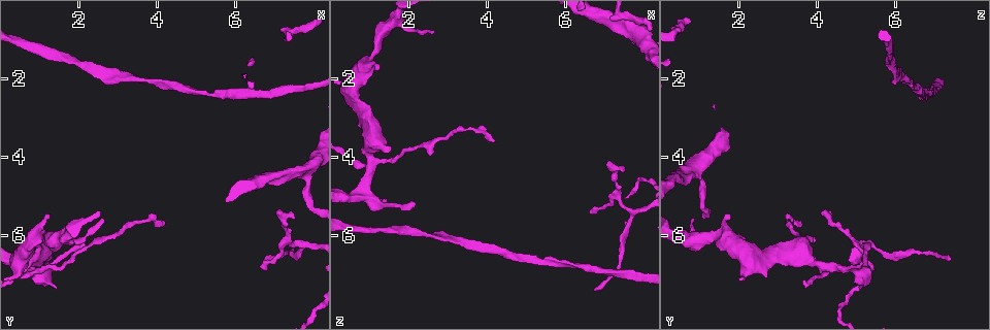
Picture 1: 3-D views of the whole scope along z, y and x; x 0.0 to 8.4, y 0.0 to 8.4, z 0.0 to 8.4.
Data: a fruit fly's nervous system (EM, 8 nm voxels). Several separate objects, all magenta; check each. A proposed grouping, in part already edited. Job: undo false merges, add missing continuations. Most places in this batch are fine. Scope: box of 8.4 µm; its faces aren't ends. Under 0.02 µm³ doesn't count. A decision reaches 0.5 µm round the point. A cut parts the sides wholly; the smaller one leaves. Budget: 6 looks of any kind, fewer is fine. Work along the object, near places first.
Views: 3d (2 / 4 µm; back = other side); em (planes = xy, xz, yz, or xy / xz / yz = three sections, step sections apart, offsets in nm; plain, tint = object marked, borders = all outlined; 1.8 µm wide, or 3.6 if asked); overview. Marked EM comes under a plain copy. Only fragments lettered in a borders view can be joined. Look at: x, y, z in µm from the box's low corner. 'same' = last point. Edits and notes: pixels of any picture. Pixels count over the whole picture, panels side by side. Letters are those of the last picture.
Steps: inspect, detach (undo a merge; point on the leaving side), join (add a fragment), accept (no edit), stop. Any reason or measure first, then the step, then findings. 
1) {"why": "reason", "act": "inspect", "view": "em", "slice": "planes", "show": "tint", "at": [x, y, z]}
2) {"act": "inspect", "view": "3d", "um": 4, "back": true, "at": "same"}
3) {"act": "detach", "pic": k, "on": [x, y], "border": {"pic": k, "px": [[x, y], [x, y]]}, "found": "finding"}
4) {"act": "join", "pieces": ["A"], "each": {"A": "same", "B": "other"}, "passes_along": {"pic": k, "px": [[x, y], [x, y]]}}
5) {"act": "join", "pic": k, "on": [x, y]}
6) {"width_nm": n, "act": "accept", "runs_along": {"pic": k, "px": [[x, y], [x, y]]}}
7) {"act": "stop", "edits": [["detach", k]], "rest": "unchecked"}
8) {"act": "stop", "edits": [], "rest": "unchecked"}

{"why": "thick end", "act": "inspect", "view": "3d", "um": 2, "back": true, "at": [1.20, 5.45, 1.85]}

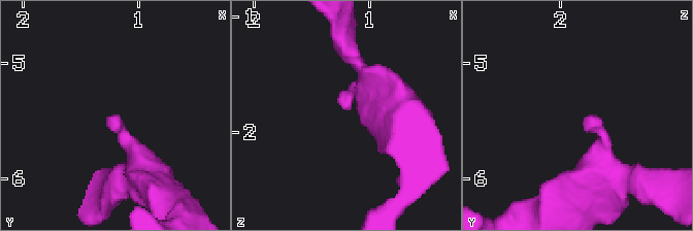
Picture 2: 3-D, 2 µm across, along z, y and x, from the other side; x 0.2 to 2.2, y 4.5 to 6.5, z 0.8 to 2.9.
{"why": "need the tissue", "act": "inspect", "view": "em", "um": 3.6, "slice": "planes", "show": "tint", "at": [1.18, 5.50, 1.78]}

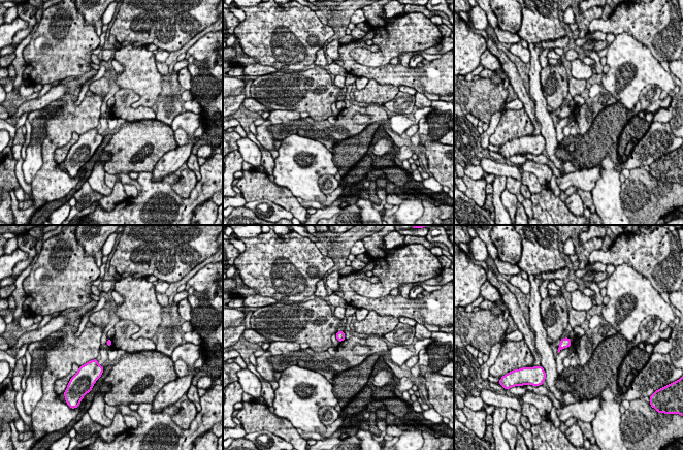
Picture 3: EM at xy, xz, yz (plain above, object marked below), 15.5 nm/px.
{"act": "inspect", "view": "em", "um": 3.6, "slice": "planes", "show": "borders", "at": "same"}

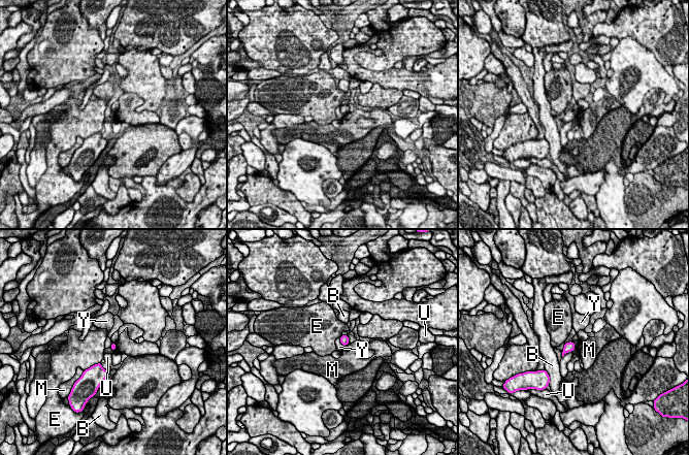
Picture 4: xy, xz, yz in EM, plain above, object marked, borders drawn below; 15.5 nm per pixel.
{"act": "accept", "each": {"B": "other", "E": "other", "M": "other", "U": "other", "Y": "other"}, "found": "no lettered fragment goes on from it"}

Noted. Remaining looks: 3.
{"why": "an open end", "act": "inspect", "view": "em", "slice": "planes", "show": "borders", "at": [1.45, 7.30, 5.10]}

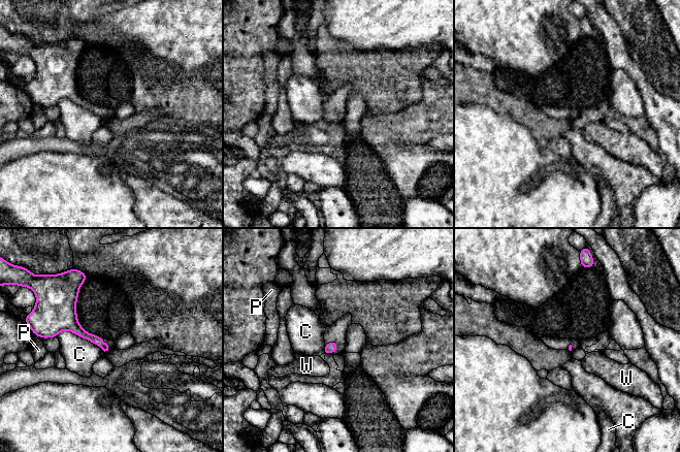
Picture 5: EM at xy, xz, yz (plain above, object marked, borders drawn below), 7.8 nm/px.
{"act": "accept", "each": {"C": "other", "P": "other", "W": "other"}, "border": {"pic": 5, "px": [[57, 334], [70, 330], [91, 343]]}, "found": "none of them fits"}

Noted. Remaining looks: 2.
{"why": "an open end", "act": "inspect", "view": "em", "slice": "xz", "step": 4, "show": "tint", "at": [1.50, 6.00, 3.75]}

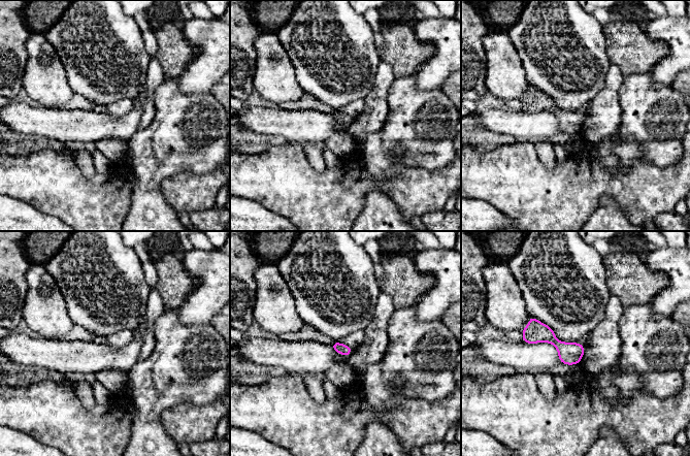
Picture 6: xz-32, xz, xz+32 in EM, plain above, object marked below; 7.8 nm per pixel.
{"why": "cut it another way", "act": "inspect", "view": "em", "slice": "planes", "show": "borders", "at": "same"}

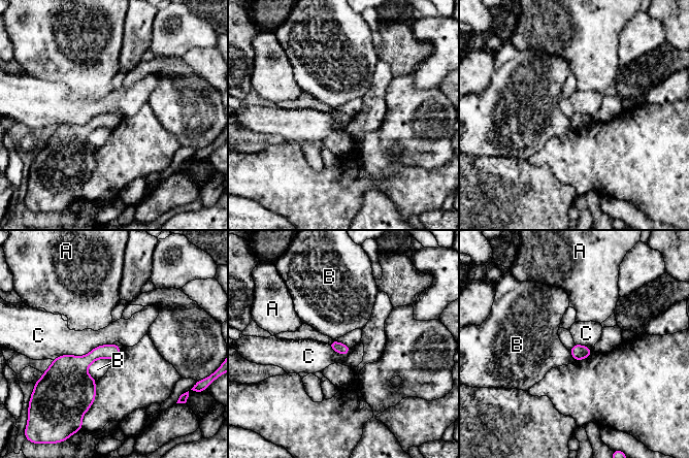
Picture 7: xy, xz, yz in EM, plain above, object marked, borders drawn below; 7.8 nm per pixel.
{"longest_contact_nm": ["C", 500], "act": "accept", "each": {"A": "other", "B": "other", "C": "other"}, "border": {"pic": 7, "px": [[112, 342], [53, 360]]}, "found": "none of them fits"}

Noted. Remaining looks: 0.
{"act": "stop", "edits": [], "rest": "unchecked"}

